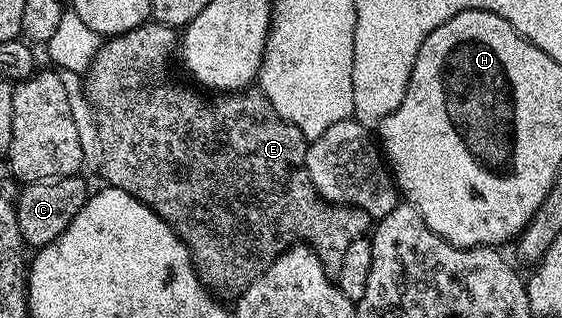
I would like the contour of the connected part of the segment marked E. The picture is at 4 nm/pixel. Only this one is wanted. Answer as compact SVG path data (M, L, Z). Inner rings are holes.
M146 21L127 33L106 38L101 44L99 53L95 53L88 71L84 72L85 95L93 106L93 119L97 122L97 143L101 146L101 175L105 178L104 182L115 189L123 189L123 193L131 193L131 197L150 207L163 221L167 221L167 225L171 225L174 233L187 245L193 267L197 271L197 276L201 278L201 284L218 297L242 295L251 285L251 281L259 278L288 247L297 244L312 247L320 257L321 264L324 265L328 275L335 277L339 273L339 265L343 265L343 253L347 253L347 245L351 245L355 237L365 237L370 234L375 223L374 216L368 215L358 207L343 207L336 203L327 203L321 198L305 164L307 140L304 133L295 129L291 121L279 117L271 101L267 101L267 97L259 89L221 93L214 98L217 100L213 104L209 104L203 96L196 95L185 87L160 87L153 75L164 73L169 58L172 55L174 58L178 47L179 35L174 28L162 23Z

